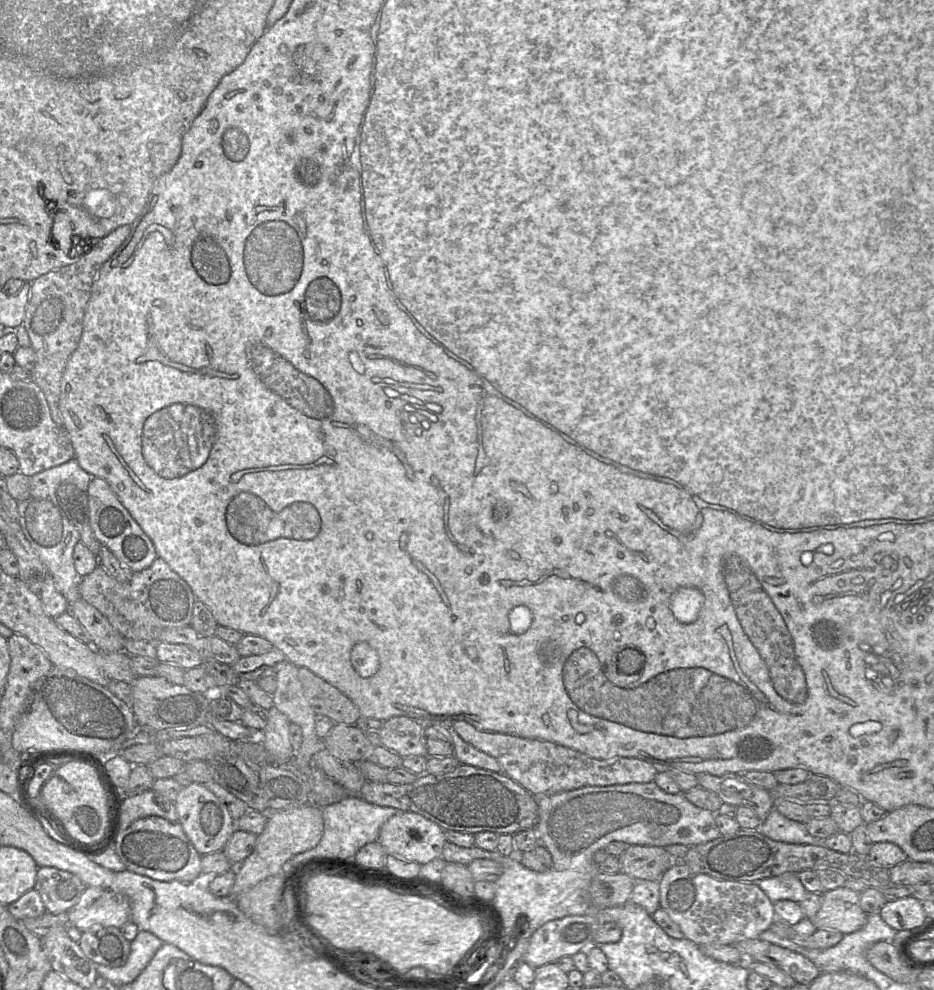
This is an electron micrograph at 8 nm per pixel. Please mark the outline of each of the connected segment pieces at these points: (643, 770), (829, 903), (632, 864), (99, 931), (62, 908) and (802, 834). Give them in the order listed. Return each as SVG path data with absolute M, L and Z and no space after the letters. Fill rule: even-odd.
M461 720L452 722L452 726L465 742L494 757L502 766L503 773L521 785L533 796L551 795L585 786L647 783L652 782L657 774L657 769L653 765L639 758L614 757L611 759L595 759L577 750L550 741L522 738L504 733L480 731L468 722Z
M845 886L825 891L817 914L811 918L816 929L849 934L860 930L868 914L860 907L859 894Z
M630 845L619 858L621 872L636 881L658 880L674 865L674 857L659 846Z
M95 925L82 932L78 945L95 964L121 967L128 960L131 943L120 928Z
M39 867L34 889L39 893L46 912L65 913L71 910L86 890L74 874L53 867Z
M774 808L771 809L758 829L772 840L789 844L818 845L823 841L811 836L804 823L791 820Z

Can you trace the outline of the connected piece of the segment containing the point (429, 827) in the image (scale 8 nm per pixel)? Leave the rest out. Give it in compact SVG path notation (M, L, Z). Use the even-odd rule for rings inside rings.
M398 811L381 826L377 841L387 855L391 854L424 865L442 857L443 846L447 841L444 831L446 830L438 824L418 813Z

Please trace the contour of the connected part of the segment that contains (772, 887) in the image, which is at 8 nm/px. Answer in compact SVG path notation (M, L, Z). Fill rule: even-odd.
M786 872L777 877L765 878L756 883L773 902L790 900L800 903L807 890L801 883L797 873Z

